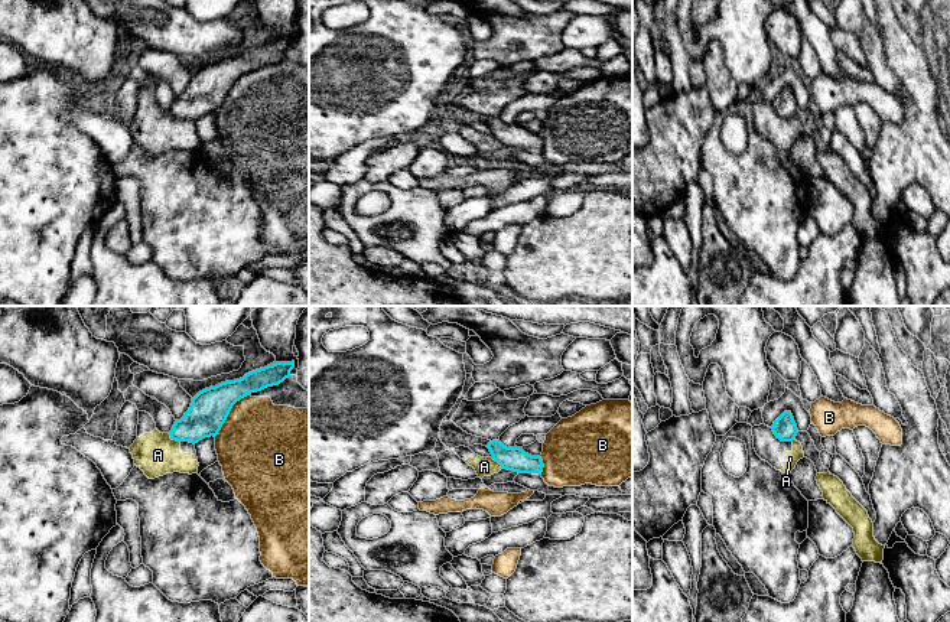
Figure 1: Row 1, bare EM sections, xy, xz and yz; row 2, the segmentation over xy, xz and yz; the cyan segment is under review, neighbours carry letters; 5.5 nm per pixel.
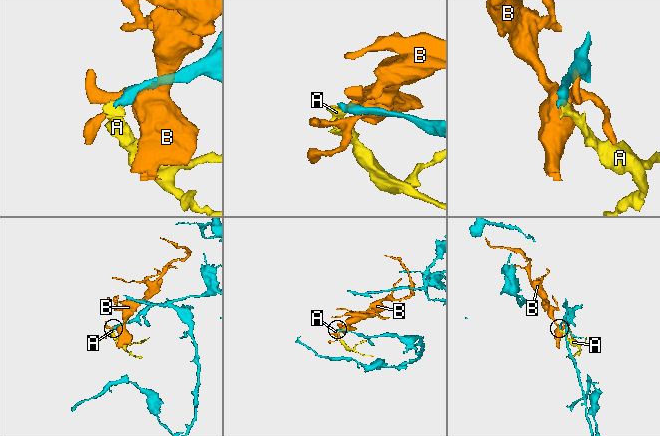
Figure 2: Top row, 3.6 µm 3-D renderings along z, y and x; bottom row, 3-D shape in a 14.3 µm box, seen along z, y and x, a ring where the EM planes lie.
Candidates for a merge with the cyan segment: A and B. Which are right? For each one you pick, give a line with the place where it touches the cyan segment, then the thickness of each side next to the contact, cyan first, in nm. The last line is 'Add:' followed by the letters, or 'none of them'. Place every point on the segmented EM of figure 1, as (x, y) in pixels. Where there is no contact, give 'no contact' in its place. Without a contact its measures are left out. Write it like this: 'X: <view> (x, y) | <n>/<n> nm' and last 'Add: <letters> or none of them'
Add: none of them

